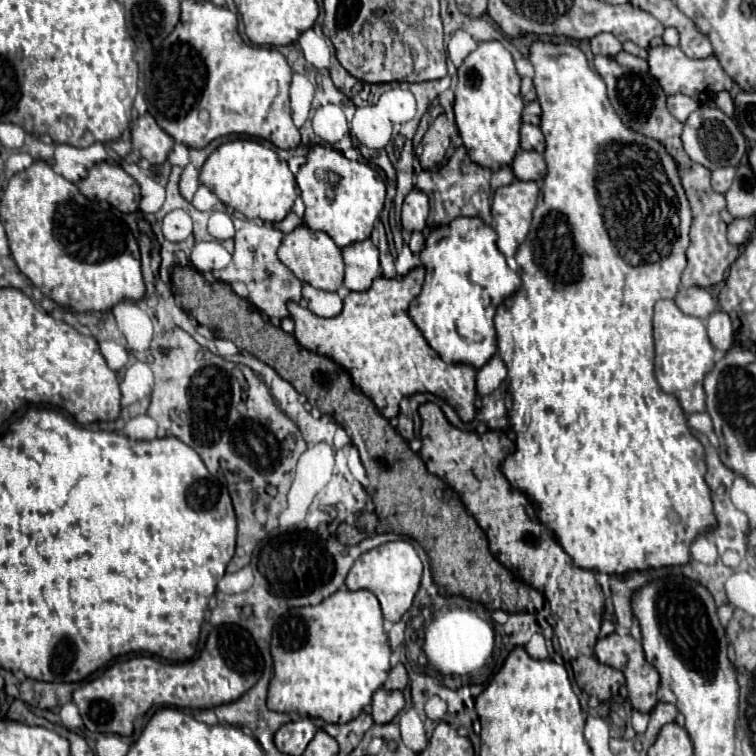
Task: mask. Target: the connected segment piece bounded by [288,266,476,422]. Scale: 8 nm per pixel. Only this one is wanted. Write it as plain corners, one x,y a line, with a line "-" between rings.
424,268
410,270
404,278
376,278
364,292
348,292
344,308
334,318
320,318
306,306
288,302
290,318
294,320
296,340
322,356
344,366
354,384
376,404
384,418
398,416
402,396
416,392
432,392
444,398
464,422
476,416
476,370
464,364
446,364
428,346
416,324
408,316
410,302
420,294
424,284

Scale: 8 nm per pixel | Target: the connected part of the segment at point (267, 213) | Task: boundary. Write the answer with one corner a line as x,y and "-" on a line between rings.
234,140
218,146
204,162
200,182
208,186
226,206
250,220
260,218
264,222
280,222
298,198
298,186
286,160
278,158
272,148
266,148
256,140

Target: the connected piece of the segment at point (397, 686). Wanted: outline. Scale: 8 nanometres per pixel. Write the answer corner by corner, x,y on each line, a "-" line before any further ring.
396,664
390,674
388,674
388,680
384,682
384,688
386,690
404,690
408,684
408,672
402,664

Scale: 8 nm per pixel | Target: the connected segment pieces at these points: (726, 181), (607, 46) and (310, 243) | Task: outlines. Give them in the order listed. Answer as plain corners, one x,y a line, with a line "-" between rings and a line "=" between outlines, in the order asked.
732,166
732,168
716,168
716,170
712,172
712,188
714,188
716,192
724,194
724,192
730,188
730,184
732,184
734,174
736,174
736,168
734,168
734,166
=
612,34
594,36
590,40
590,46
594,54
602,54
602,56
616,56
618,52
622,52
622,44
=
298,226
290,234
284,236
278,248
278,256
294,272
298,280
312,284
314,288
338,292
338,288
342,286
342,280
344,280
342,250
334,244
334,240
326,232
312,232
306,226

